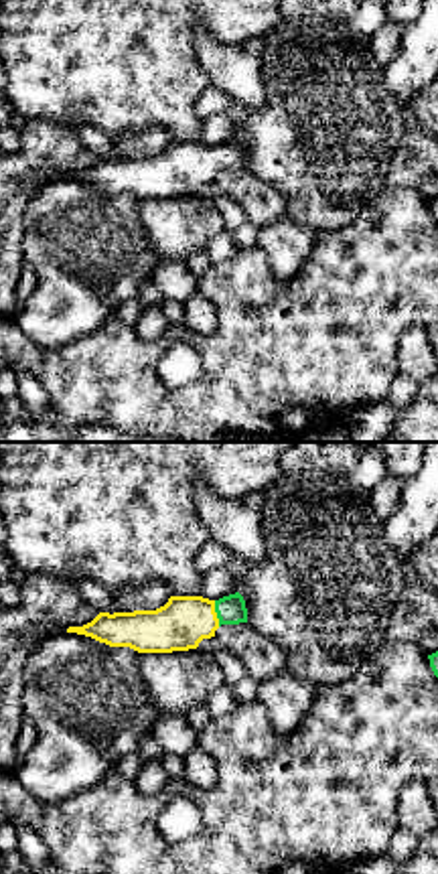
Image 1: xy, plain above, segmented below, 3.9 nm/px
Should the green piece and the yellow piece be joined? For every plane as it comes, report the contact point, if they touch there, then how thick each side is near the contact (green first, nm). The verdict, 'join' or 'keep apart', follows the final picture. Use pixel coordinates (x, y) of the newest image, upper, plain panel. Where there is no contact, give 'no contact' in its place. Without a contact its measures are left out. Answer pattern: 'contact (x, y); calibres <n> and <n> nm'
contact (215, 157); calibres 110 and 200 nm

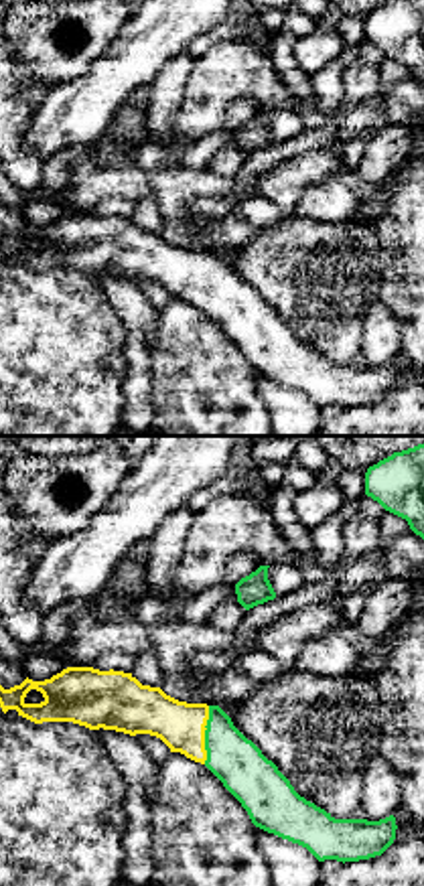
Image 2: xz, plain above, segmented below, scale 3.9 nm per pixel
contact (205, 280); calibres 200 and 190 nm

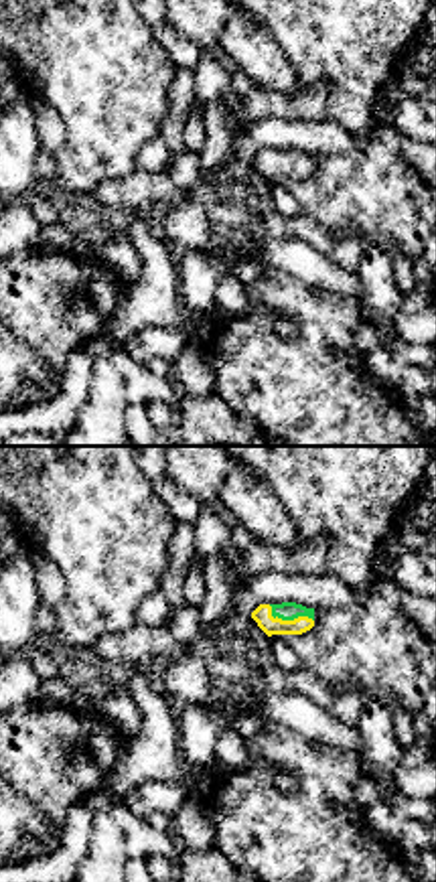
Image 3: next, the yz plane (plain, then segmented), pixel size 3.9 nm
contact (288, 165); calibres 80 and 80 nm

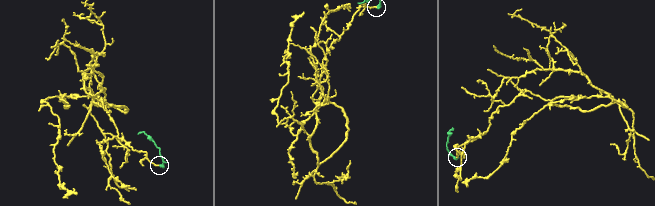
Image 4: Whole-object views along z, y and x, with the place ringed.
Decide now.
join

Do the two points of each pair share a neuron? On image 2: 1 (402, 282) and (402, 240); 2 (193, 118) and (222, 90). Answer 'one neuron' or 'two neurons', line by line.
1: one neuron
2: one neuron

